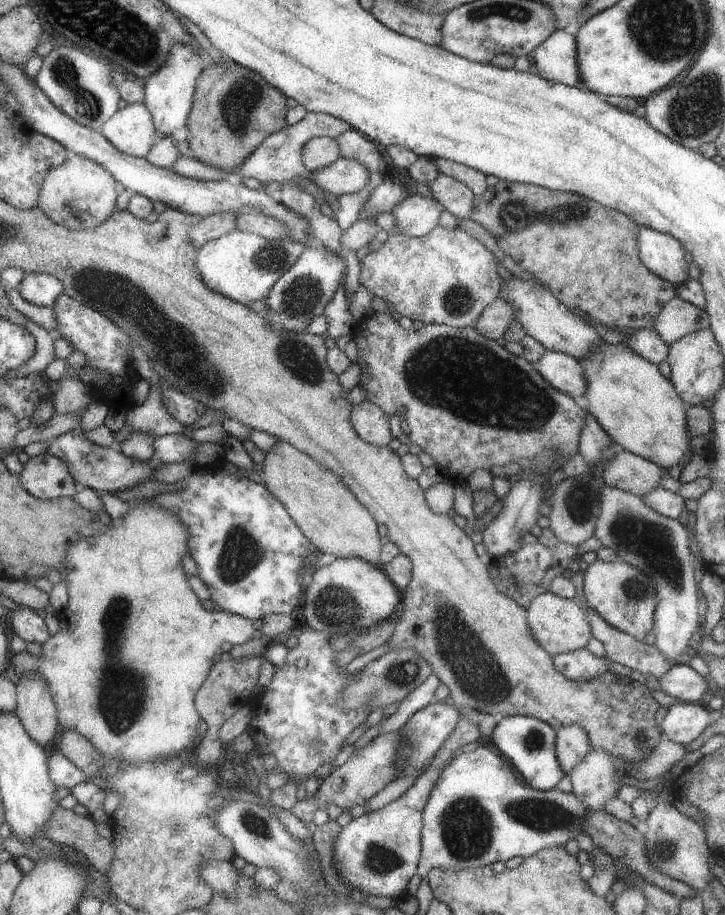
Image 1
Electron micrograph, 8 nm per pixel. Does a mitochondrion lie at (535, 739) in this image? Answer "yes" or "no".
yes

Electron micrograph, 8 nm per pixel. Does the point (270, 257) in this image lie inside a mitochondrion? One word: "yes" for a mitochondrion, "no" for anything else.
yes

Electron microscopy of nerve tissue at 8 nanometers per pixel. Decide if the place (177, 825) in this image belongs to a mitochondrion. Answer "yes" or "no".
yes

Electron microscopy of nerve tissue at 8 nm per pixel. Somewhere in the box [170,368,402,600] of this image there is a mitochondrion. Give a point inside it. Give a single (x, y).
(243, 553)

